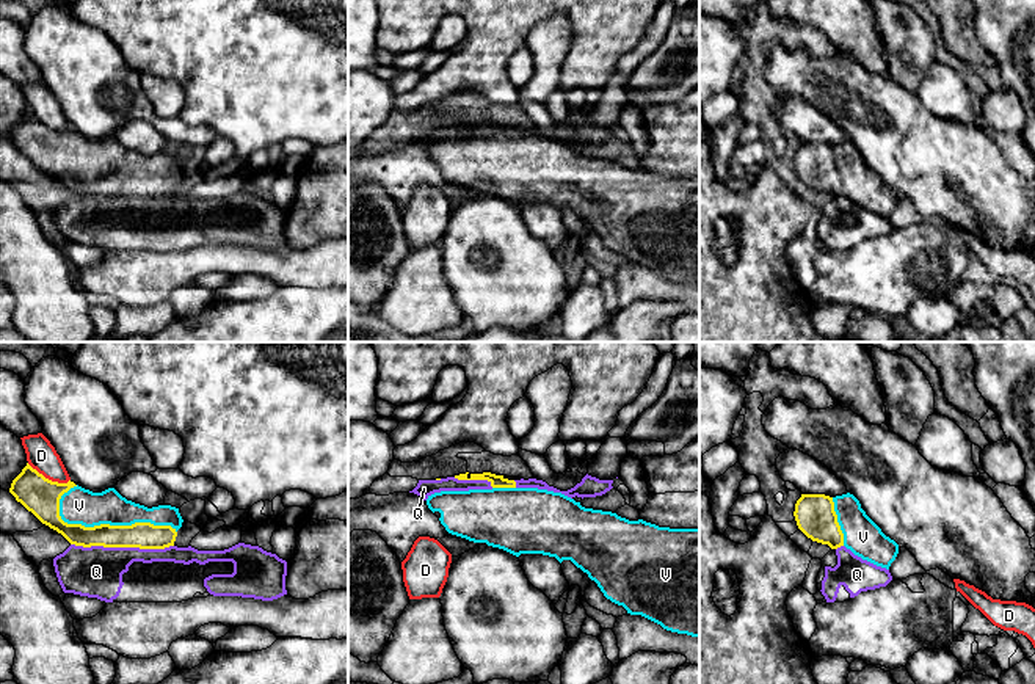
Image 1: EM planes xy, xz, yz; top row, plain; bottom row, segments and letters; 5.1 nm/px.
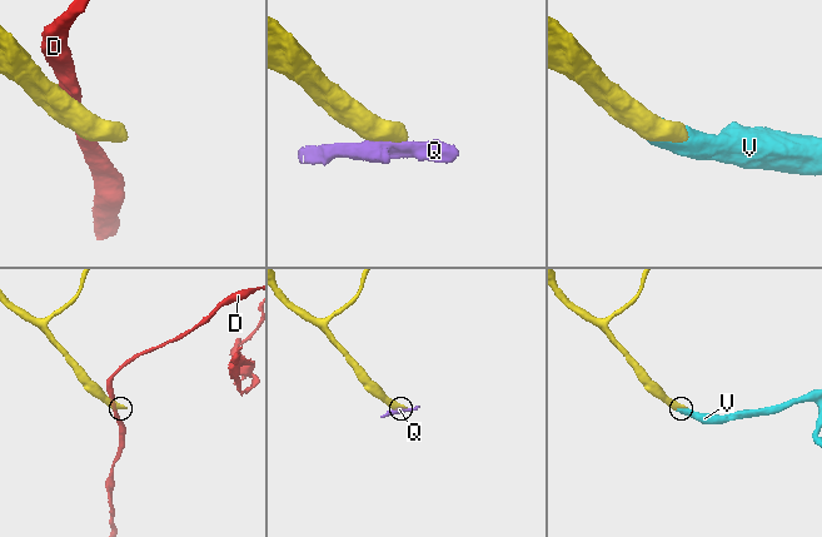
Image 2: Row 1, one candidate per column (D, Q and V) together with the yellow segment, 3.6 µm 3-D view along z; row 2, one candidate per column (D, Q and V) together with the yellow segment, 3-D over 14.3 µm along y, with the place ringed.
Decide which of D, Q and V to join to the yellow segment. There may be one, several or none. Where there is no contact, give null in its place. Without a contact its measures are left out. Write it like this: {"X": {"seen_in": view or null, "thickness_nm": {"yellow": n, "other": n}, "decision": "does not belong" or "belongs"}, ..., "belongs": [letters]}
{"D": {"seen_in": "xy", "thickness_nm": {"yellow": 190, "other": 160}, "decision": "does not belong"}, "Q": {"seen_in": "xy", "thickness_nm": {"yellow": 140, "other": 260}, "decision": "does not belong"}, "V": {"seen_in": "xy", "thickness_nm": {"yellow": 140, "other": 190}, "decision": "belongs"}, "belongs": ["V"]}

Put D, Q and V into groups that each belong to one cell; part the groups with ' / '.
D / Q / V

